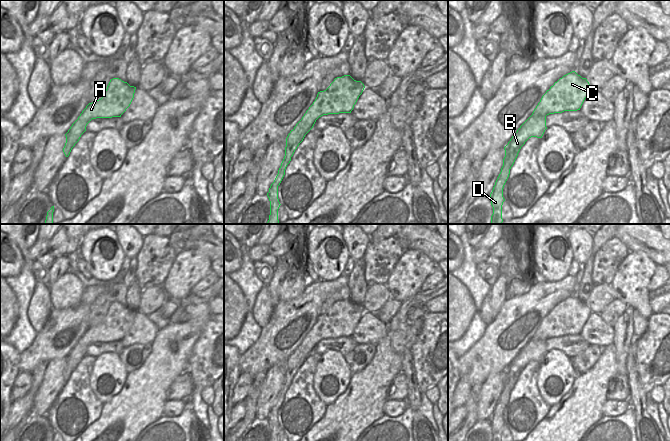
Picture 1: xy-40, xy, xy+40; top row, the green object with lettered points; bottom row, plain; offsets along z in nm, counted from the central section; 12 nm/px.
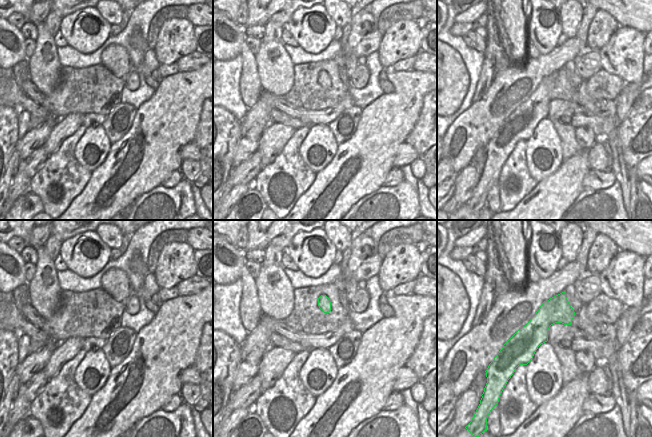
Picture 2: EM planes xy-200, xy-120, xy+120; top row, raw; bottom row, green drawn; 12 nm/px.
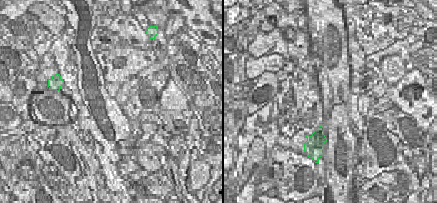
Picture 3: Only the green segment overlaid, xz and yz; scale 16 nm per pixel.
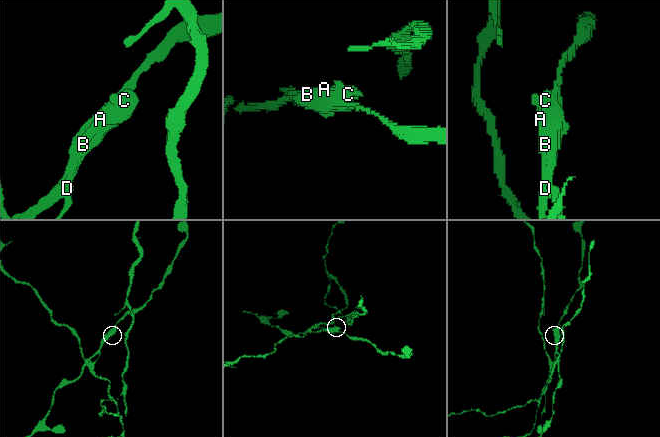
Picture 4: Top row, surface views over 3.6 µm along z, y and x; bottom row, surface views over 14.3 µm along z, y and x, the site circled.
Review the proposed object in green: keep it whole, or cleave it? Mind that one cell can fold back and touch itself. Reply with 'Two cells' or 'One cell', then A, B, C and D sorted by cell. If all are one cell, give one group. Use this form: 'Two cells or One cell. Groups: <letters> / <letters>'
Two cells. Groups: A C D / B

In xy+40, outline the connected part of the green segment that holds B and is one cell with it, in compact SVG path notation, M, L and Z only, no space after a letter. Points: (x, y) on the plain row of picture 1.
M531 339L521 350L520 352L517 354L517 356L512 360L512 362L510 363L510 365L508 366L508 368L504 371L504 374L505 374L505 381L503 383L503 390L501 392L501 396L499 399L502 398L505 390L506 390L506 386L507 384L510 382L510 376L511 375L515 375L517 377L517 379L515 380L515 382L513 383L513 385L511 386L508 394L507 394L507 401L503 407L503 412L504 412L504 409L509 401L509 398L510 398L510 393L511 391L513 390L517 380L518 380L518 377L521 373L521 371L525 368L525 366L531 362L531 361L537 361L537 362L542 362L545 354L547 353L546 351L546 340L544 339L540 339L540 340L537 340L537 339Z

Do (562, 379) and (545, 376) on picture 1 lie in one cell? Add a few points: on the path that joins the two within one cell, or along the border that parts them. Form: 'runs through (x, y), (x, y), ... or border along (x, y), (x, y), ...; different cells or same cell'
runs through (558, 377), (549, 376); same cell

